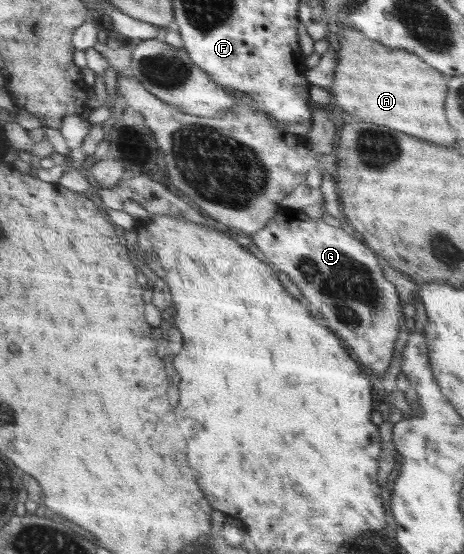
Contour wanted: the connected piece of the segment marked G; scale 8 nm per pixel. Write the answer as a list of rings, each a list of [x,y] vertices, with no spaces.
[[[284,205],[276,212],[266,226],[256,231],[253,249],[263,260],[274,266],[300,288],[306,300],[322,312],[328,328],[334,331],[352,353],[356,362],[363,365],[375,376],[382,376],[388,370],[394,352],[394,342],[400,328],[401,307],[396,286],[390,283],[380,267],[381,259],[376,252],[368,250],[369,246],[358,237],[346,233],[342,227],[333,227],[322,219],[308,216],[305,210]]]

